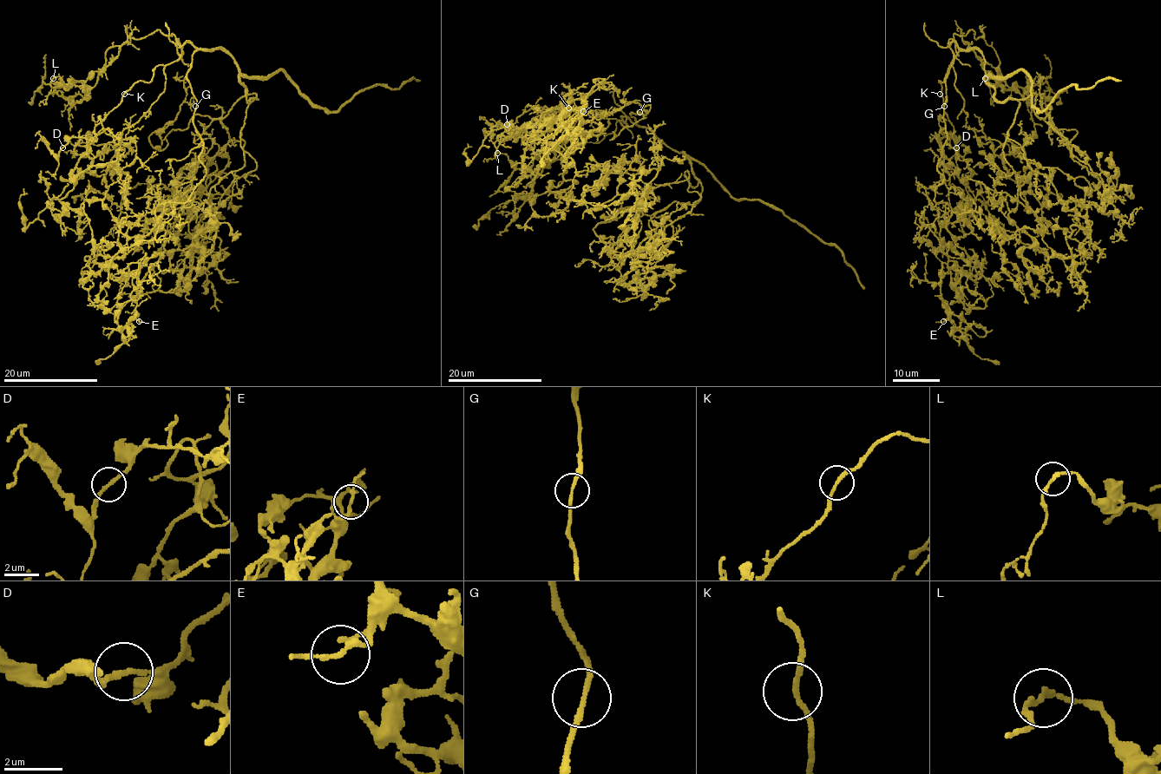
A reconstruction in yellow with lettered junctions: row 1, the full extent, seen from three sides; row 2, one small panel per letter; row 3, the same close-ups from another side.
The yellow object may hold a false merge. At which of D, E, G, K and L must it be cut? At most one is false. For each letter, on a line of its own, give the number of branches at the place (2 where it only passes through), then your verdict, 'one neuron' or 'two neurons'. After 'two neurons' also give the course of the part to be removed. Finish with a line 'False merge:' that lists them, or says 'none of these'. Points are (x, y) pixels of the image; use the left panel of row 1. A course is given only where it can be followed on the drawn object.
D: branches 2; one neuron
E: branches 2; one neuron
G: branches 2; one neuron
K: branches 2; one neuron
L: branches 2; one neuron
False merge: none of these

